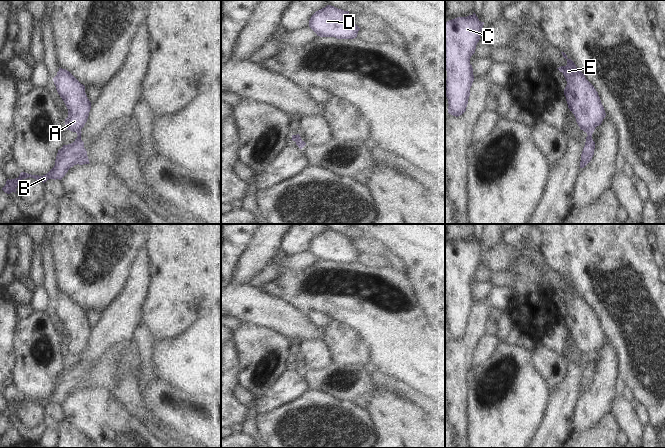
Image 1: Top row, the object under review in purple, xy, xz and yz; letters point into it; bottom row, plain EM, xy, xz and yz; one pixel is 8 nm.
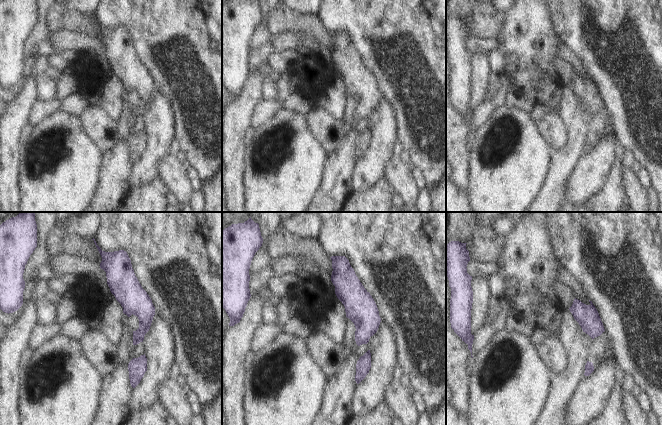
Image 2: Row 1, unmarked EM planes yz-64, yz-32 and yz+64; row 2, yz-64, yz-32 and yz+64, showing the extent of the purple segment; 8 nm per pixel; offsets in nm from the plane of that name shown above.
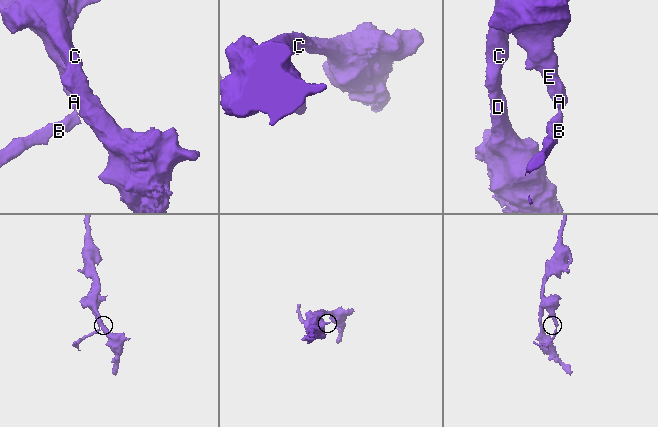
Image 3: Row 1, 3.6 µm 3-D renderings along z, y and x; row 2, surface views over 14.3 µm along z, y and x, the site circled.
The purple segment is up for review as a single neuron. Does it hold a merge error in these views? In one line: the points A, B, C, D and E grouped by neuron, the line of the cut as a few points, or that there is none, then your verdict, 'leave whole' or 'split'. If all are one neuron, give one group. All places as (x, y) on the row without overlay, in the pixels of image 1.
A C D E / B; cut in yz along (593, 353), (589, 353), (586, 356); split

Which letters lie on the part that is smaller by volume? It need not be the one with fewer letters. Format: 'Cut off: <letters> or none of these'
Cut off: B.

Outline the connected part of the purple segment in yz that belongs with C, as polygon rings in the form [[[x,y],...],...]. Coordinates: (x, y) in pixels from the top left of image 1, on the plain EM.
[[[475,237],[445,246],[445,319],[448,337],[456,341],[466,335],[474,305],[470,282],[475,277],[483,249]]]

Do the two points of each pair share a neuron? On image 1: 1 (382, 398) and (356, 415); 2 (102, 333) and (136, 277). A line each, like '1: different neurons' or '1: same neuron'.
1: different neurons
2: same neuron

